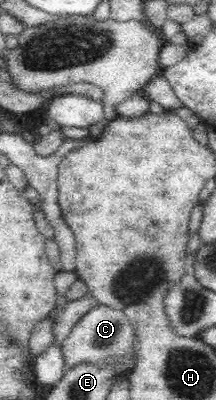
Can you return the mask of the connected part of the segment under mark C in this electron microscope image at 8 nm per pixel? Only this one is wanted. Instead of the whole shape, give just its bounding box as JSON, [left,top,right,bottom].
[62,303,133,367]

